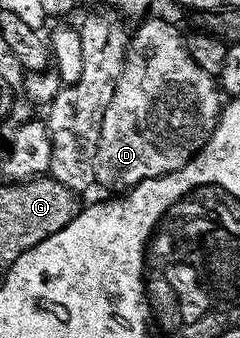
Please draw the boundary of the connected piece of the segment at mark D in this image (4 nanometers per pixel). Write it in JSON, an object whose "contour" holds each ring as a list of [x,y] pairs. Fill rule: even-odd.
{"contour":[[[150,20],[139,26],[129,37],[126,51],[126,65],[118,76],[112,100],[104,112],[102,126],[98,130],[98,150],[96,153],[96,176],[110,188],[129,190],[140,182],[153,180],[162,175],[181,158],[193,157],[194,153],[210,138],[220,115],[220,88],[215,77],[200,67],[190,57],[184,36],[178,33],[174,24],[166,20]]]}

